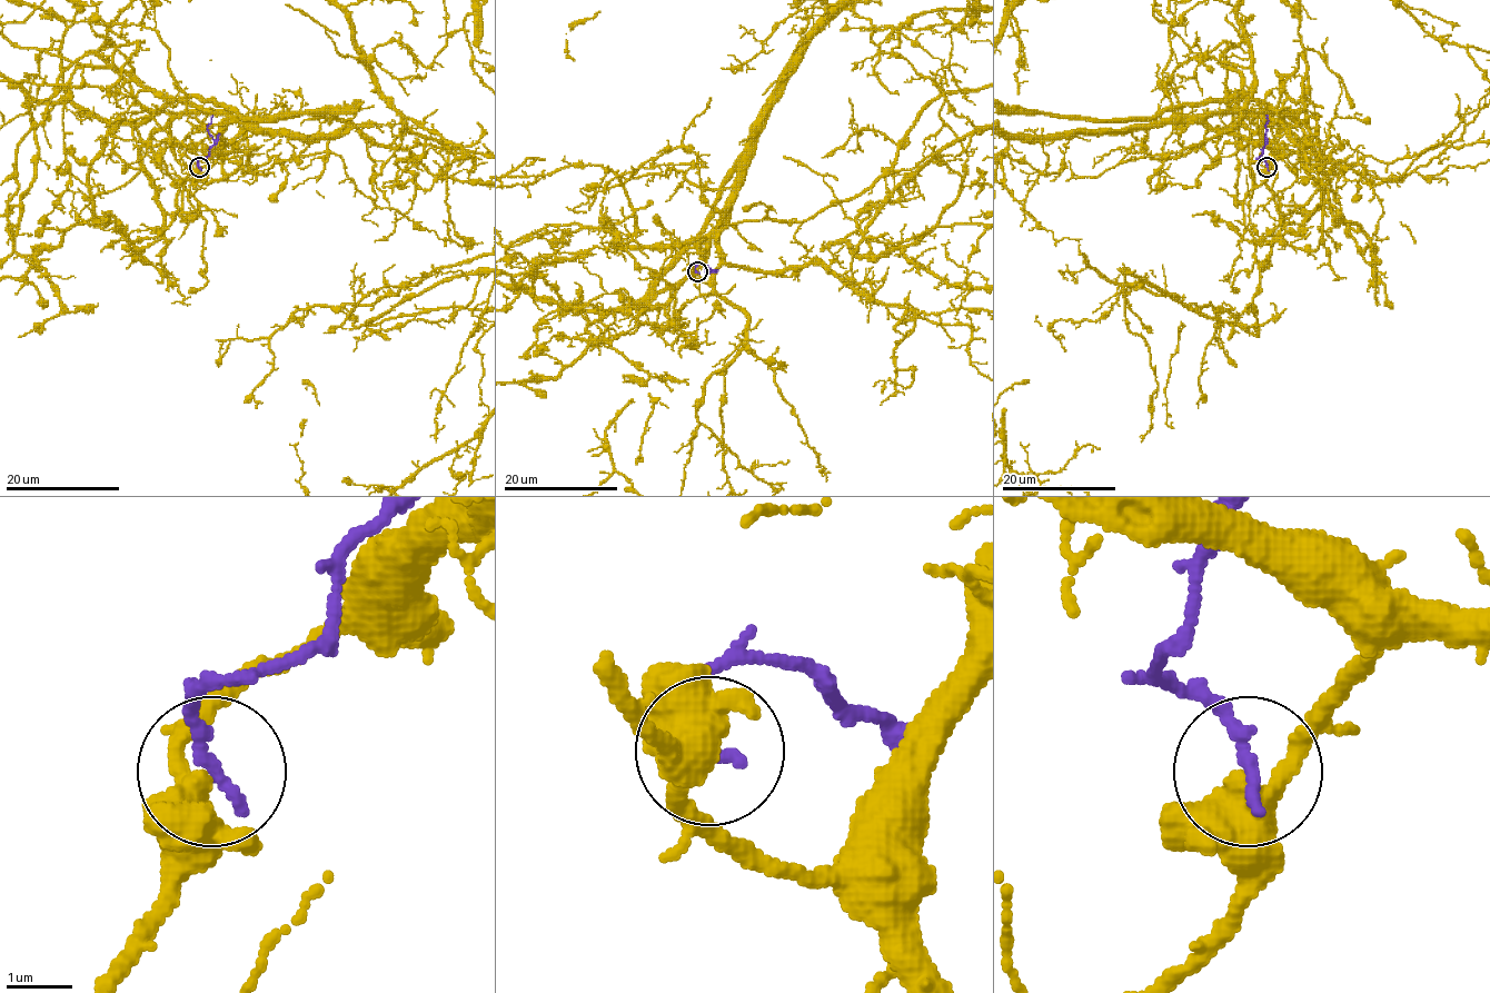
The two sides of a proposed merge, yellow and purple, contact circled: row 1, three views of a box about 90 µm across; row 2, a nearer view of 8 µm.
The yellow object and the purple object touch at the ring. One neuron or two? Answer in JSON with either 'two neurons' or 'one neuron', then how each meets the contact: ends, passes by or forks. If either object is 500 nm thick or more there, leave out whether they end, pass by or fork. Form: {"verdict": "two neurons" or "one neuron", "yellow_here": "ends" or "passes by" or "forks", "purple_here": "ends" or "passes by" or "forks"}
{"verdict": "two neurons", "yellow_here": "passes by", "purple_here": "ends"}

